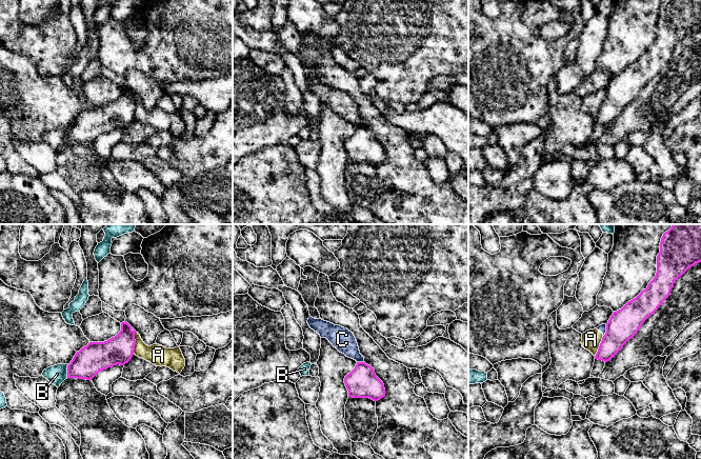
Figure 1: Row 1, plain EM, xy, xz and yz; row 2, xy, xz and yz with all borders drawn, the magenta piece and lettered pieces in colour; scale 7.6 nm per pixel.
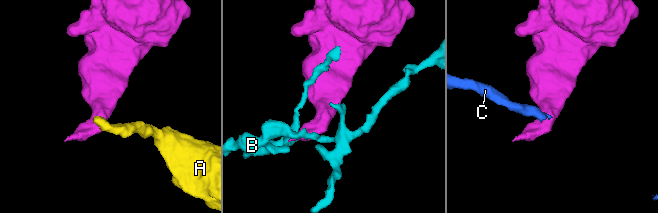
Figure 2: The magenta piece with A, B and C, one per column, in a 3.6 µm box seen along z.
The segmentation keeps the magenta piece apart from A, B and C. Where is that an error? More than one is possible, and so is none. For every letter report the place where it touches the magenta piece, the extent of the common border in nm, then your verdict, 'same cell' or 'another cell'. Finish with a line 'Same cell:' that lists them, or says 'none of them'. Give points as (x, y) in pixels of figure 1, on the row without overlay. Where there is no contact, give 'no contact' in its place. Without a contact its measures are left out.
A: xy (135, 106) | 170 nm | another cell
B: xy (67, 135) | 110 nm | another cell
C: yz (606, 95) | 100 nm | another cell
Same cell: none of them

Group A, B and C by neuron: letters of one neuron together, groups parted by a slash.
A C / B

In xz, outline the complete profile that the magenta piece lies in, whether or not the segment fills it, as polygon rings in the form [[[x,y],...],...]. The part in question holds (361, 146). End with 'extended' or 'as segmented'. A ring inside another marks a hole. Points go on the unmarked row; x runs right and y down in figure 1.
[[[357,126],[355,133],[345,140],[344,147],[348,161],[378,165],[385,160],[383,146],[376,140],[374,133],[365,126]]]; as segmented

